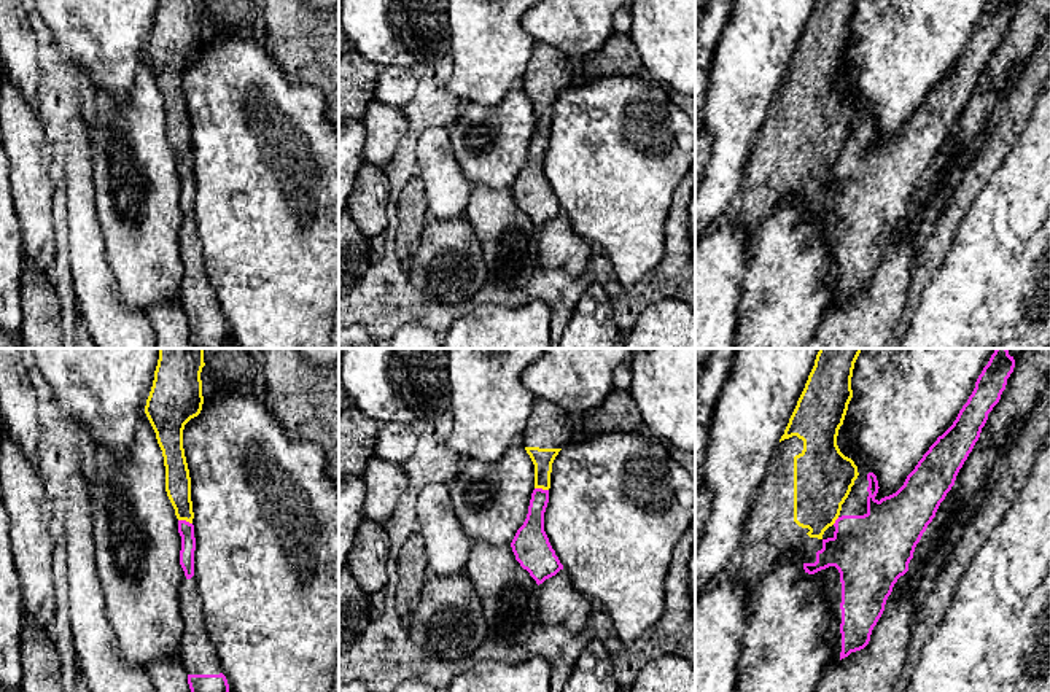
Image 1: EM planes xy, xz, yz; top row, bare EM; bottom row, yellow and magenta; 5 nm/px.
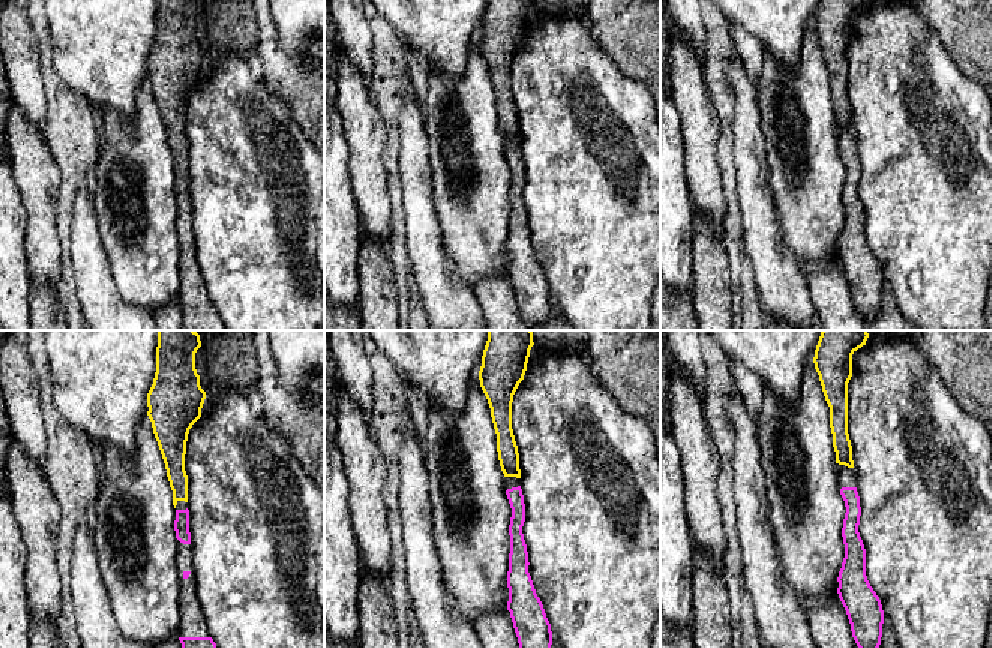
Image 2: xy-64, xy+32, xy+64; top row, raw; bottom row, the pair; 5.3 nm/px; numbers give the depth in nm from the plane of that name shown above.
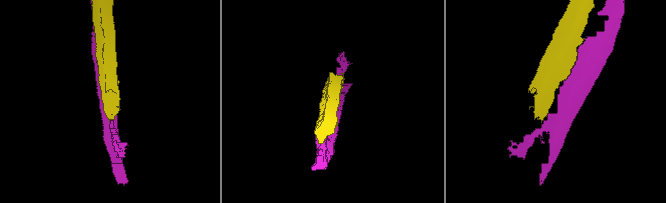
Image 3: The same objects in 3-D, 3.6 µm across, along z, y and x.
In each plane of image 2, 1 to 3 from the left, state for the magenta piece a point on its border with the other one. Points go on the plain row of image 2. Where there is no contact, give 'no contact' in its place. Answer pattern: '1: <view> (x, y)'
1: no contact
2: no contact
3: no contact

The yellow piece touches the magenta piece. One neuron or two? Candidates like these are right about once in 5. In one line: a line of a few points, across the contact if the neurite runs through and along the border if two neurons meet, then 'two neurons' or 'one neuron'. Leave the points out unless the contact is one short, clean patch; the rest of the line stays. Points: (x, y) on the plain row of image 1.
two neurons

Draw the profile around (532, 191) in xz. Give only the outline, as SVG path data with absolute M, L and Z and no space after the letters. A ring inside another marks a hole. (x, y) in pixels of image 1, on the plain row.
M535 132L527 162L511 186L515 204L530 216L538 229L563 213L544 175L547 146L549 134Z

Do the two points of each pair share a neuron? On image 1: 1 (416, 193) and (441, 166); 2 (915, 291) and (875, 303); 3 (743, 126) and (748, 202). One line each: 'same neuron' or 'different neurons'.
1: different neurons
2: different neurons
3: different neurons

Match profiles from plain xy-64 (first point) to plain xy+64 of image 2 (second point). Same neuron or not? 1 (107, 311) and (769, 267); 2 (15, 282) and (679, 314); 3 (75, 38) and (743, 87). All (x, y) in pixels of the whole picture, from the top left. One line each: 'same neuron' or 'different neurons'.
1: same neuron
2: different neurons
3: different neurons

